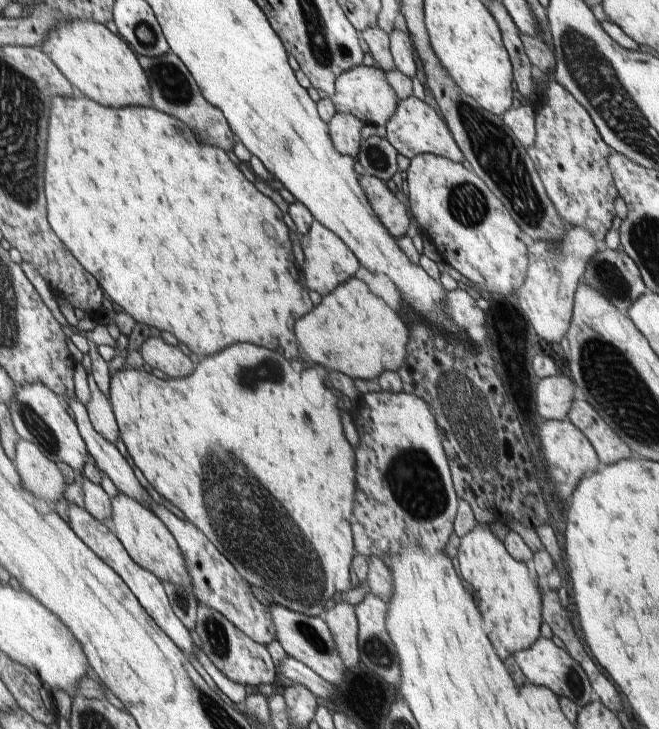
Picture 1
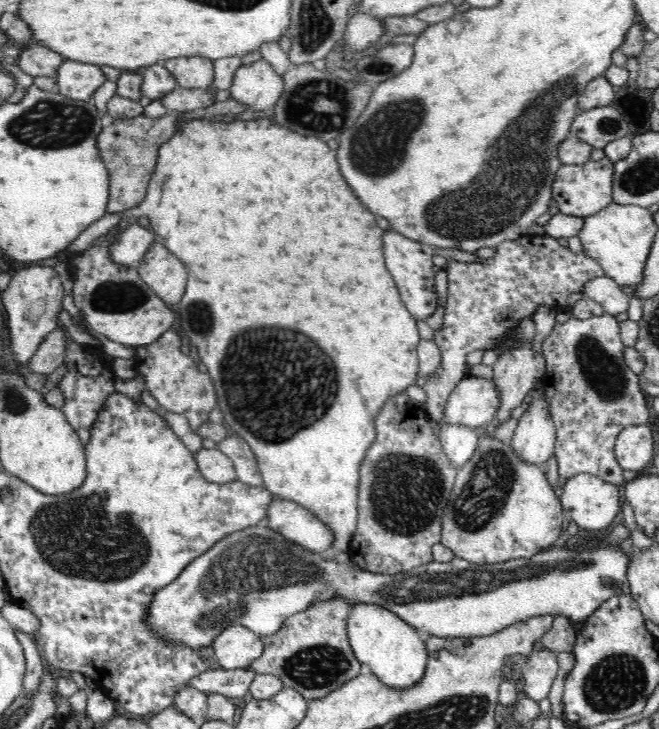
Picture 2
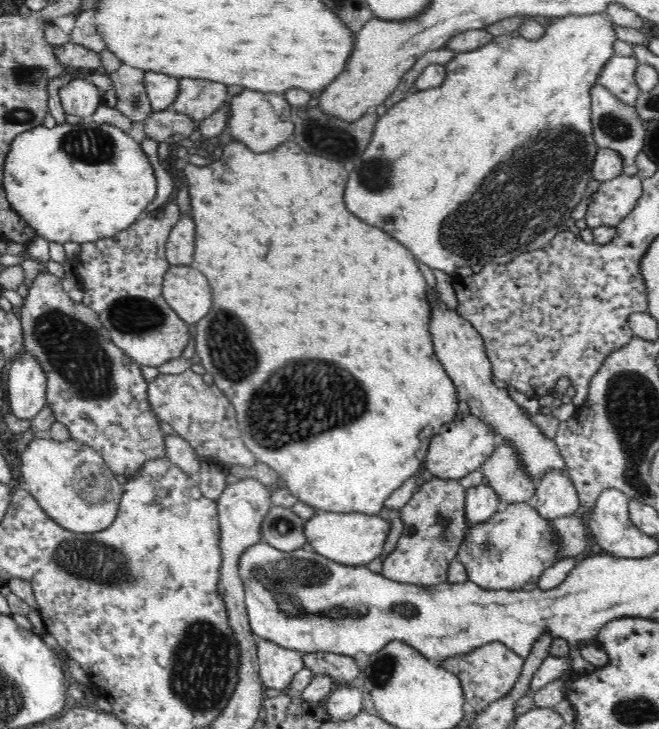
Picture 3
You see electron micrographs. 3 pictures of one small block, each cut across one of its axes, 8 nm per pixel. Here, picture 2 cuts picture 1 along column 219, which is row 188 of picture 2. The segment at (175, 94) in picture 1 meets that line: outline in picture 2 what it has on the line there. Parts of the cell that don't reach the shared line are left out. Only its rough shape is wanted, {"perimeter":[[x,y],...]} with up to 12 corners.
{"perimeter":[[179,115],[111,118],[95,138],[107,213],[142,203]]}

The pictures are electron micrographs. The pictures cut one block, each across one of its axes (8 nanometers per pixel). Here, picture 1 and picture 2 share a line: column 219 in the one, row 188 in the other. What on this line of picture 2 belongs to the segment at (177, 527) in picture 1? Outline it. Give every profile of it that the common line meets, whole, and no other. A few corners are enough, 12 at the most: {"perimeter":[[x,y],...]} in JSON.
{"perimeter":[[608,157],[554,174],[552,199],[565,216],[612,203]]}

